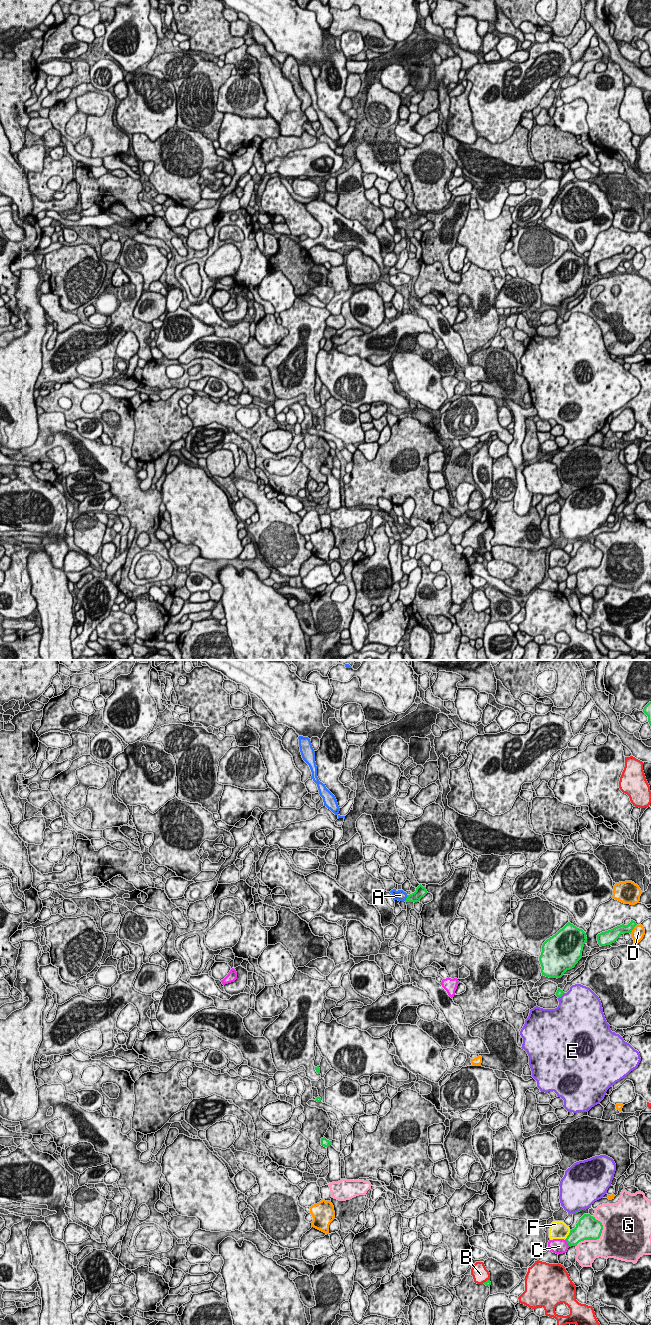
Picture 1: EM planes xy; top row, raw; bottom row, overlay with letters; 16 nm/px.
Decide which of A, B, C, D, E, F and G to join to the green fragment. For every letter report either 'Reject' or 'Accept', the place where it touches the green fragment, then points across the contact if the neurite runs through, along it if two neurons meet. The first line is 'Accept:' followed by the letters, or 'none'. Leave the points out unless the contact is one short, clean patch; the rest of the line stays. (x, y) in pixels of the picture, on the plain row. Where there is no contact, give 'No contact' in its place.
Accept: A
A: Accept. Touches green at xy (406, 226). Path across: xy (420, 220), (415, 225), (406, 226), (400, 223)
B: Reject. Touches green at xy (487, 608)
C: Reject. Touches green at xy (567, 571)
D: Reject. Touches green at xy (633, 256)
E: Reject. Touches green at xy (561, 323)
F: Reject. Touches green at xy (568, 563)
G: Reject. Touches green at xy (598, 566)

